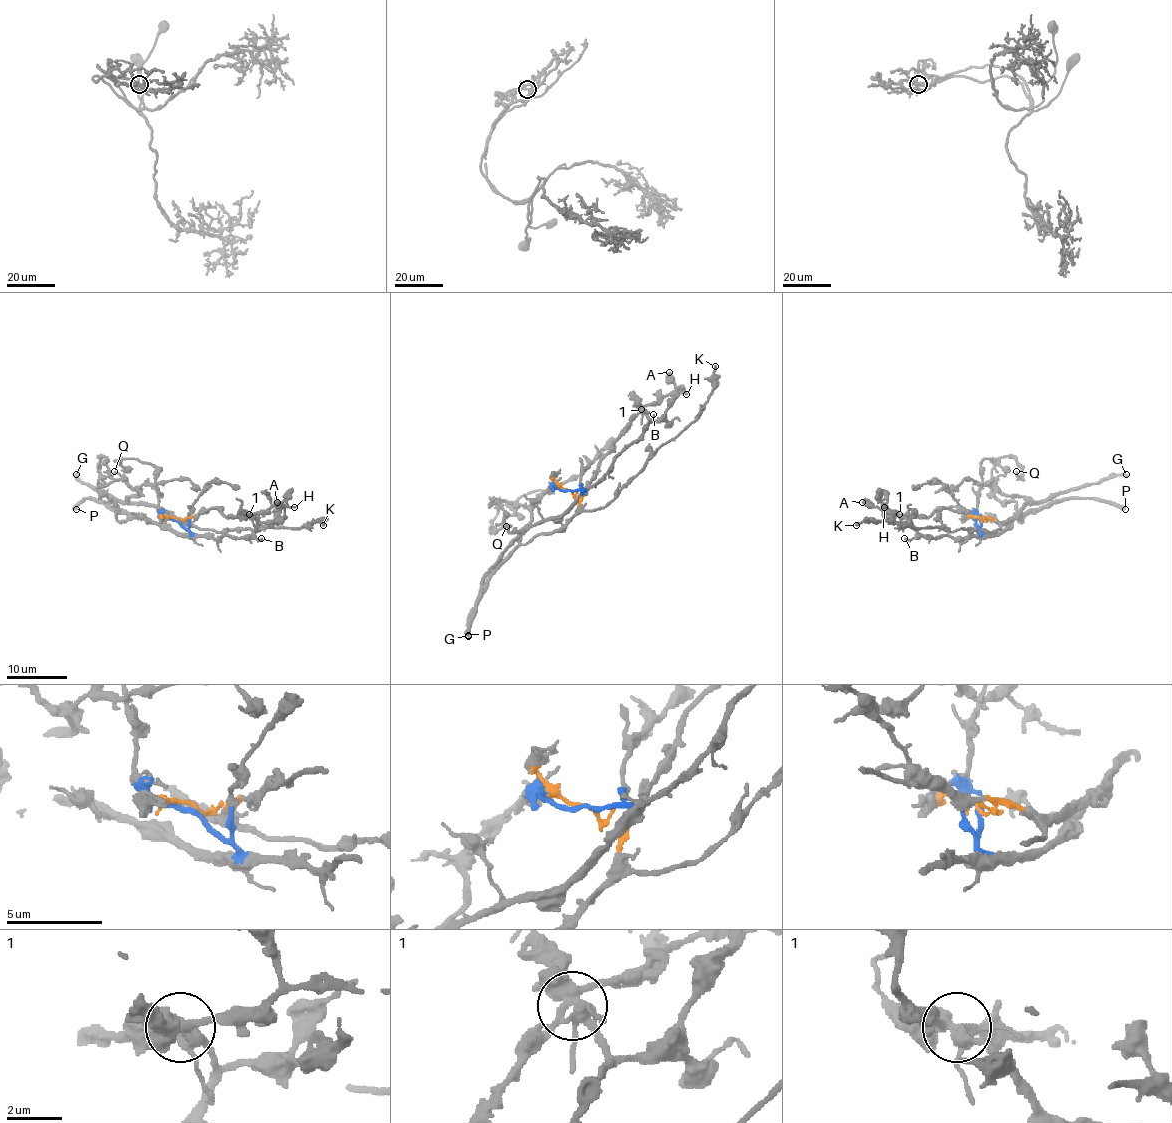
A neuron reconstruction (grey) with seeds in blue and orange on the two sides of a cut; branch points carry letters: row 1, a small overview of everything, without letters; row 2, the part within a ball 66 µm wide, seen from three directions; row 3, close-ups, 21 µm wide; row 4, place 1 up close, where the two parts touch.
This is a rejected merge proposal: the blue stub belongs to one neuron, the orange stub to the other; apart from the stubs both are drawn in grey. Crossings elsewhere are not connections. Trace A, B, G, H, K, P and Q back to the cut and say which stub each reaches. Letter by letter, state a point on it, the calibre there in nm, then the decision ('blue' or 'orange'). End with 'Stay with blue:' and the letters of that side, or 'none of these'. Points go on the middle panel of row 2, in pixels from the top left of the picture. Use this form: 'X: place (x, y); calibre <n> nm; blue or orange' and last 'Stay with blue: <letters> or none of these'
A: place (669, 372); calibre 550 nm; blue
B: place (653, 414); calibre 140 nm; blue
G: place (468, 636); calibre 340 nm; orange
H: place (686, 394); calibre 150 nm; orange
K: place (715, 366); calibre 220 nm; orange
P: place (468, 635); calibre 480 nm; blue
Q: place (506, 526); calibre 200 nm; orange
Stay with blue: A, B, P

